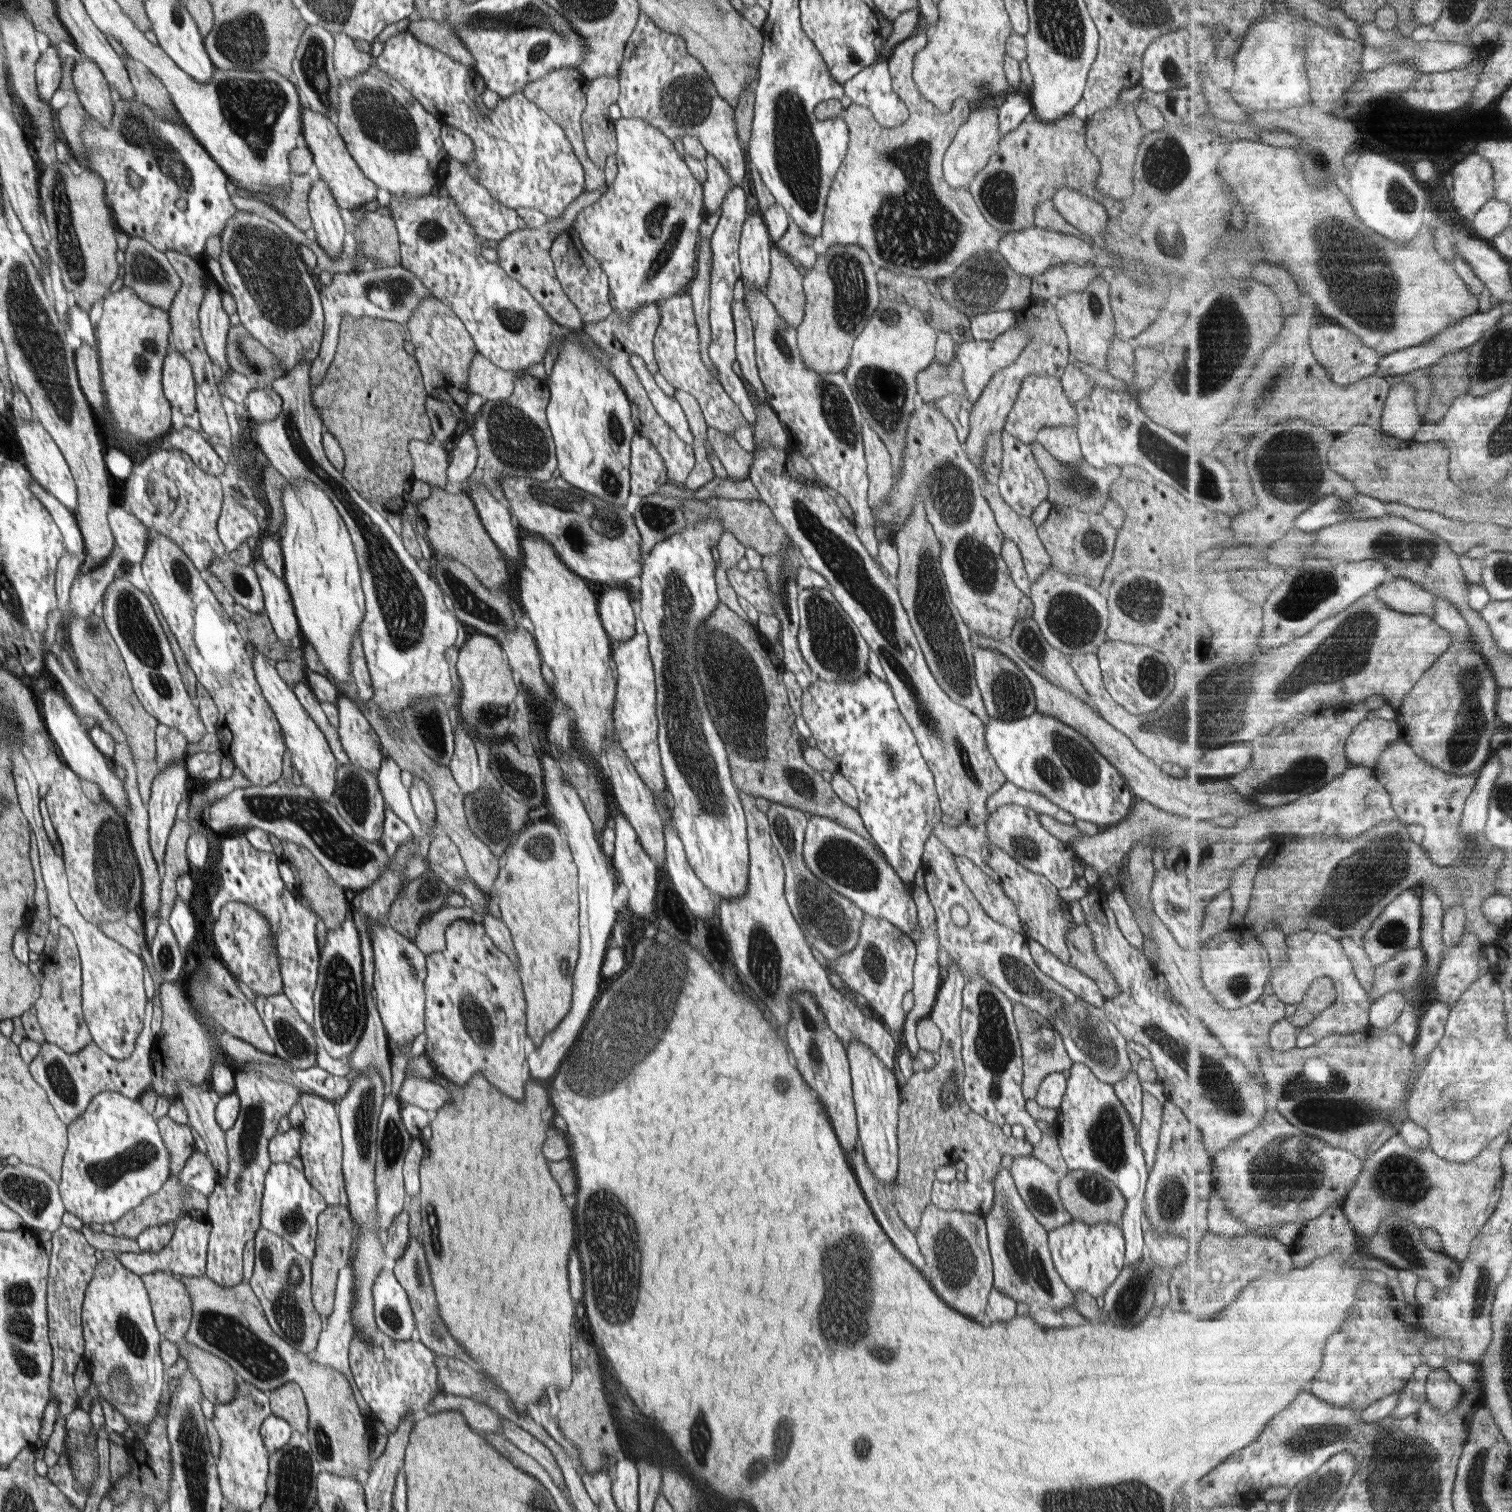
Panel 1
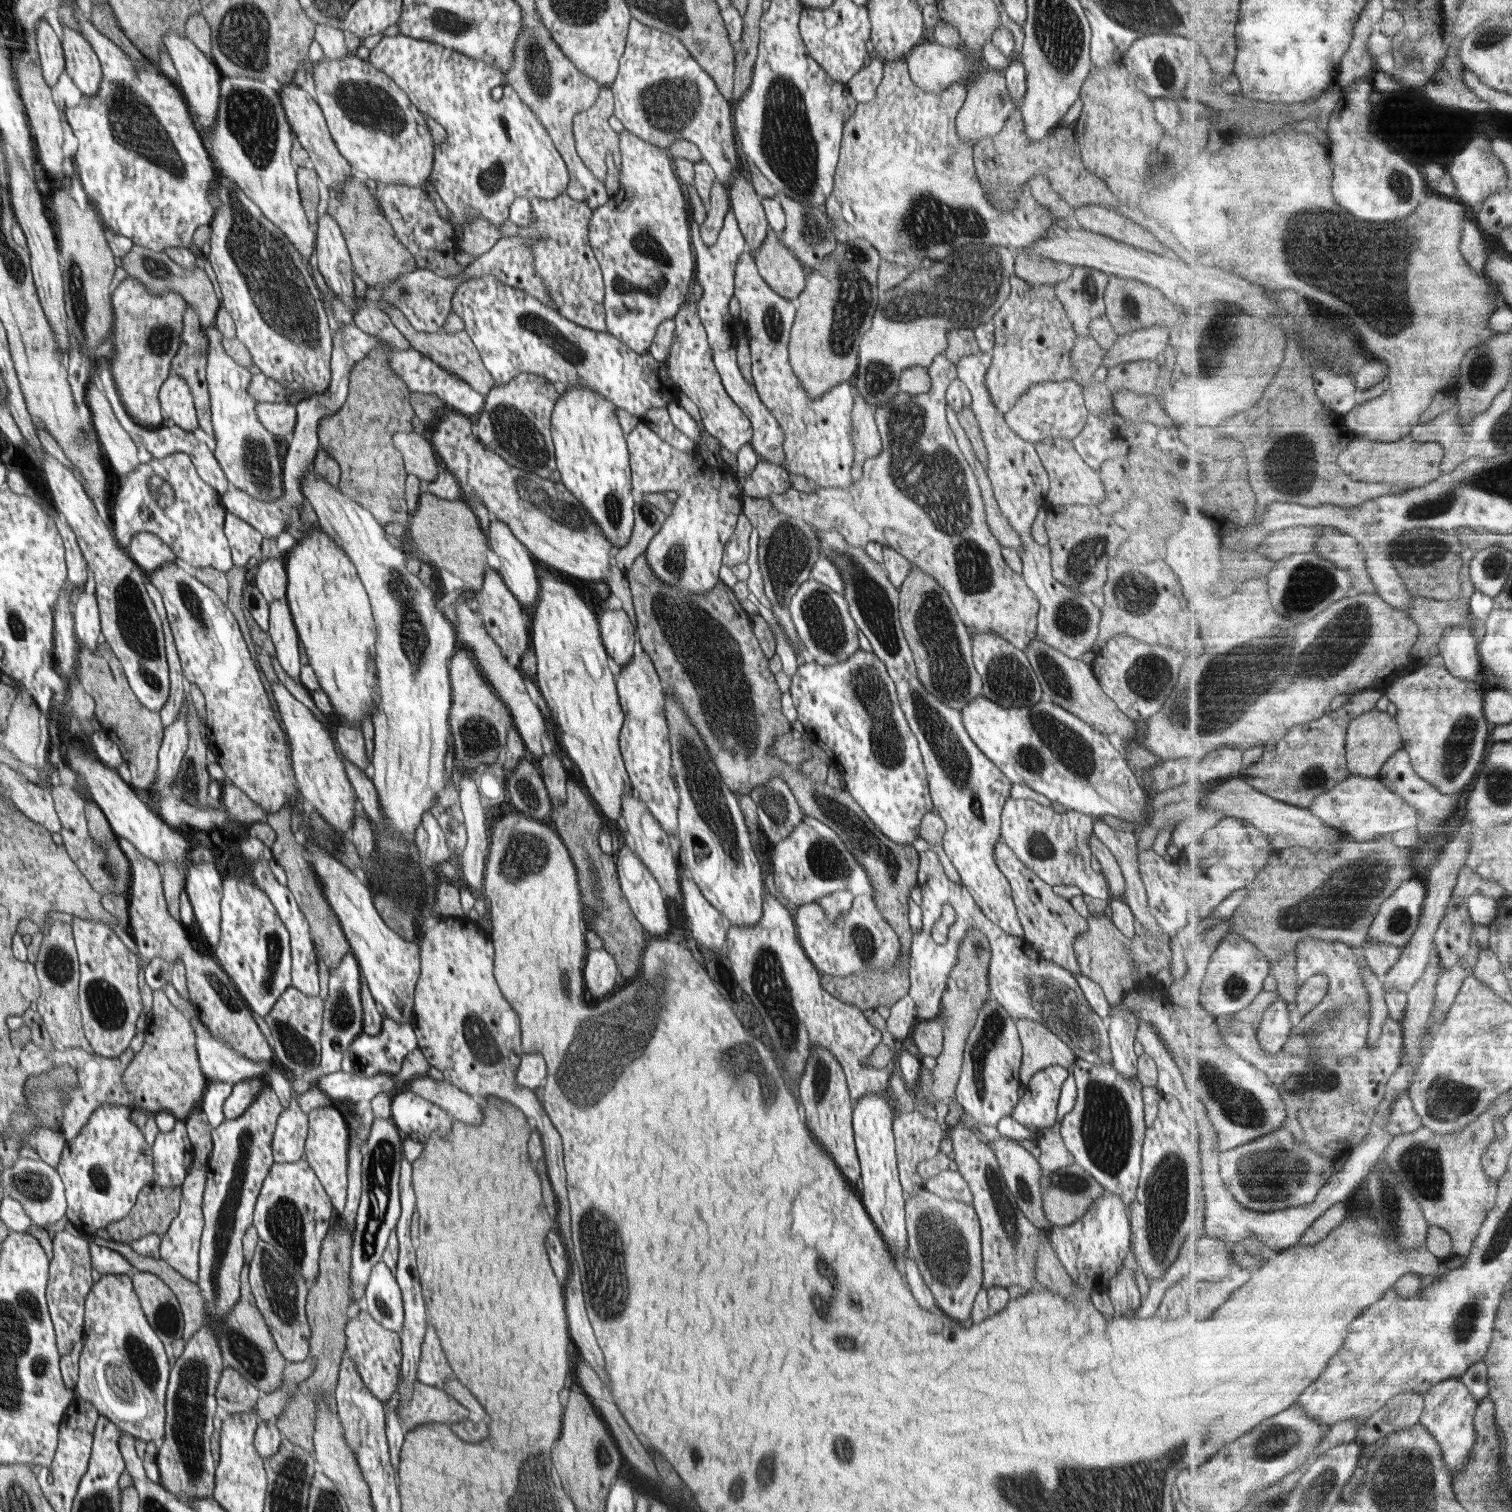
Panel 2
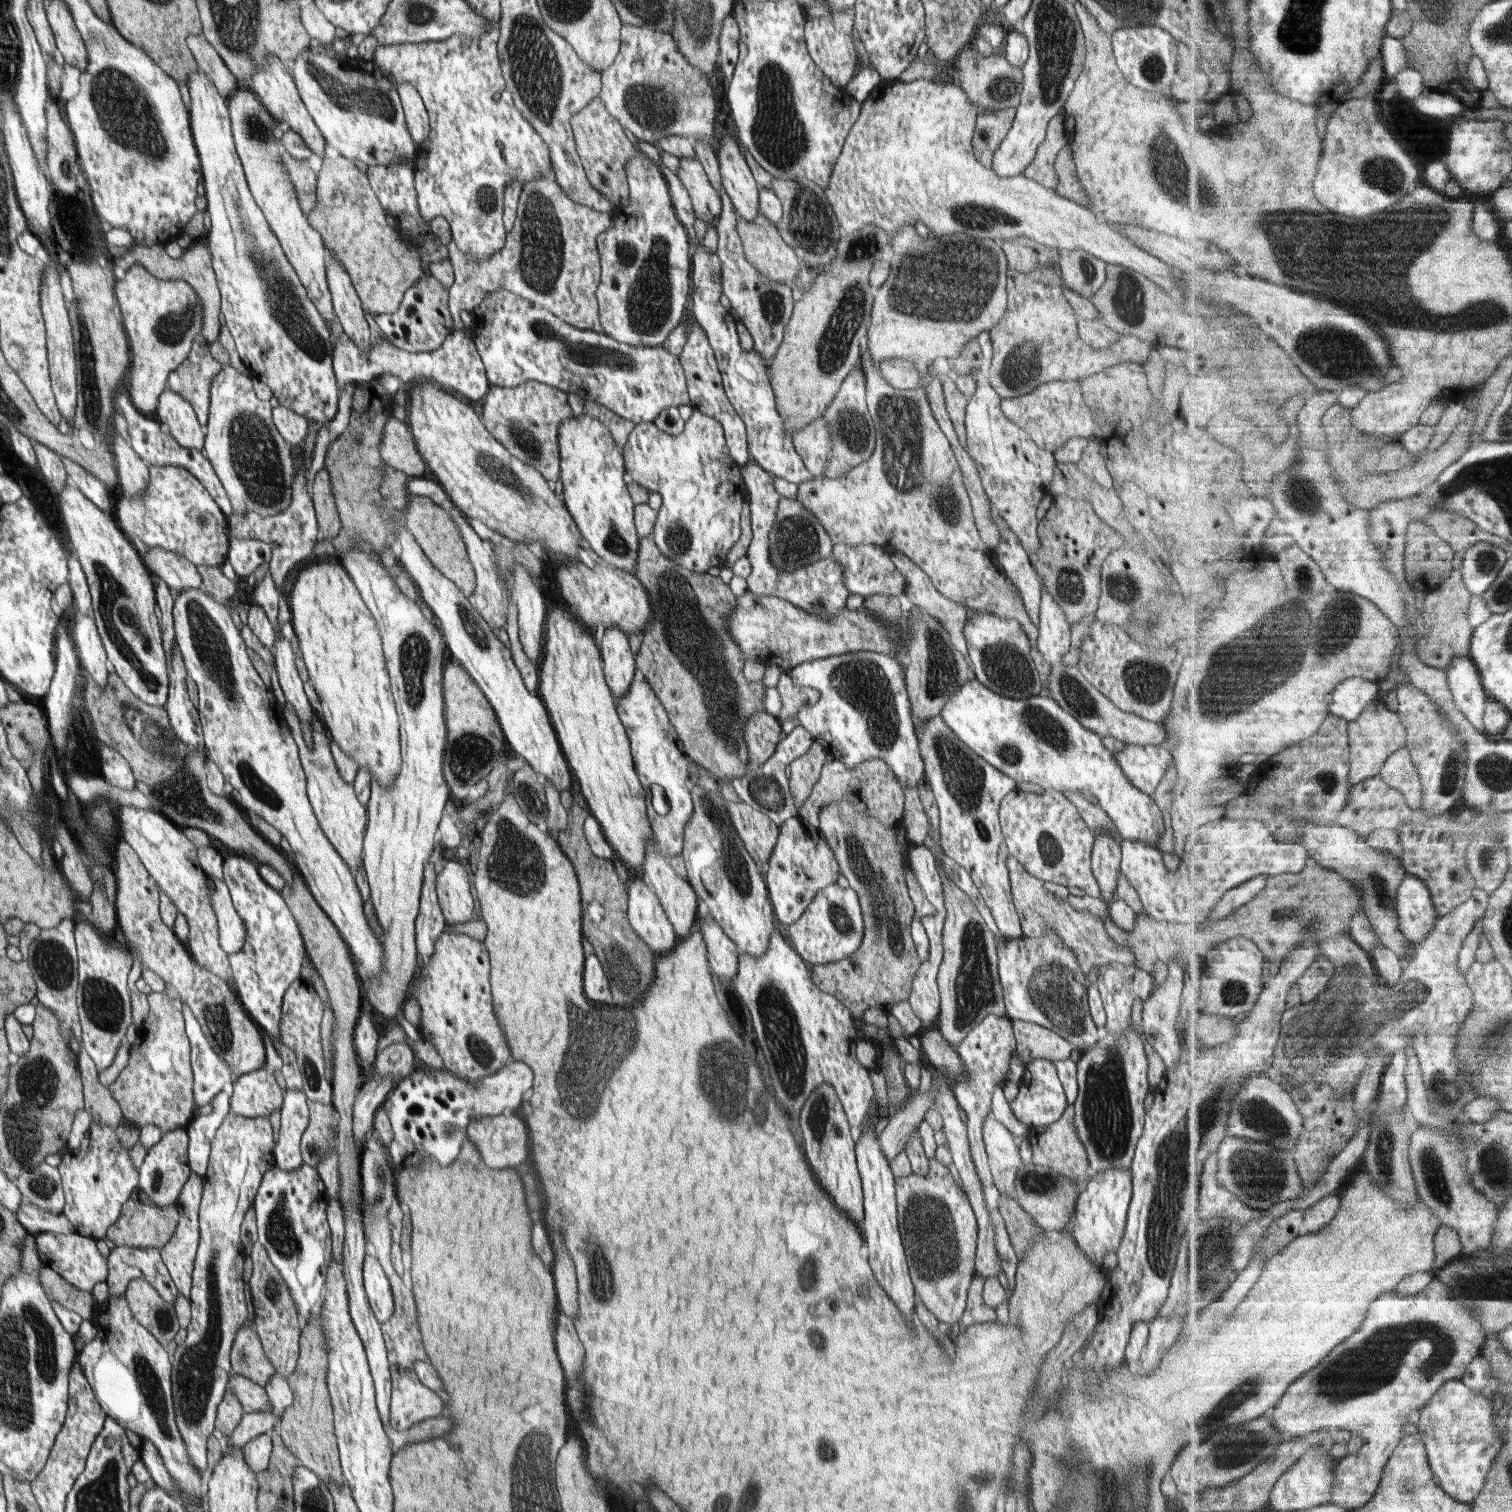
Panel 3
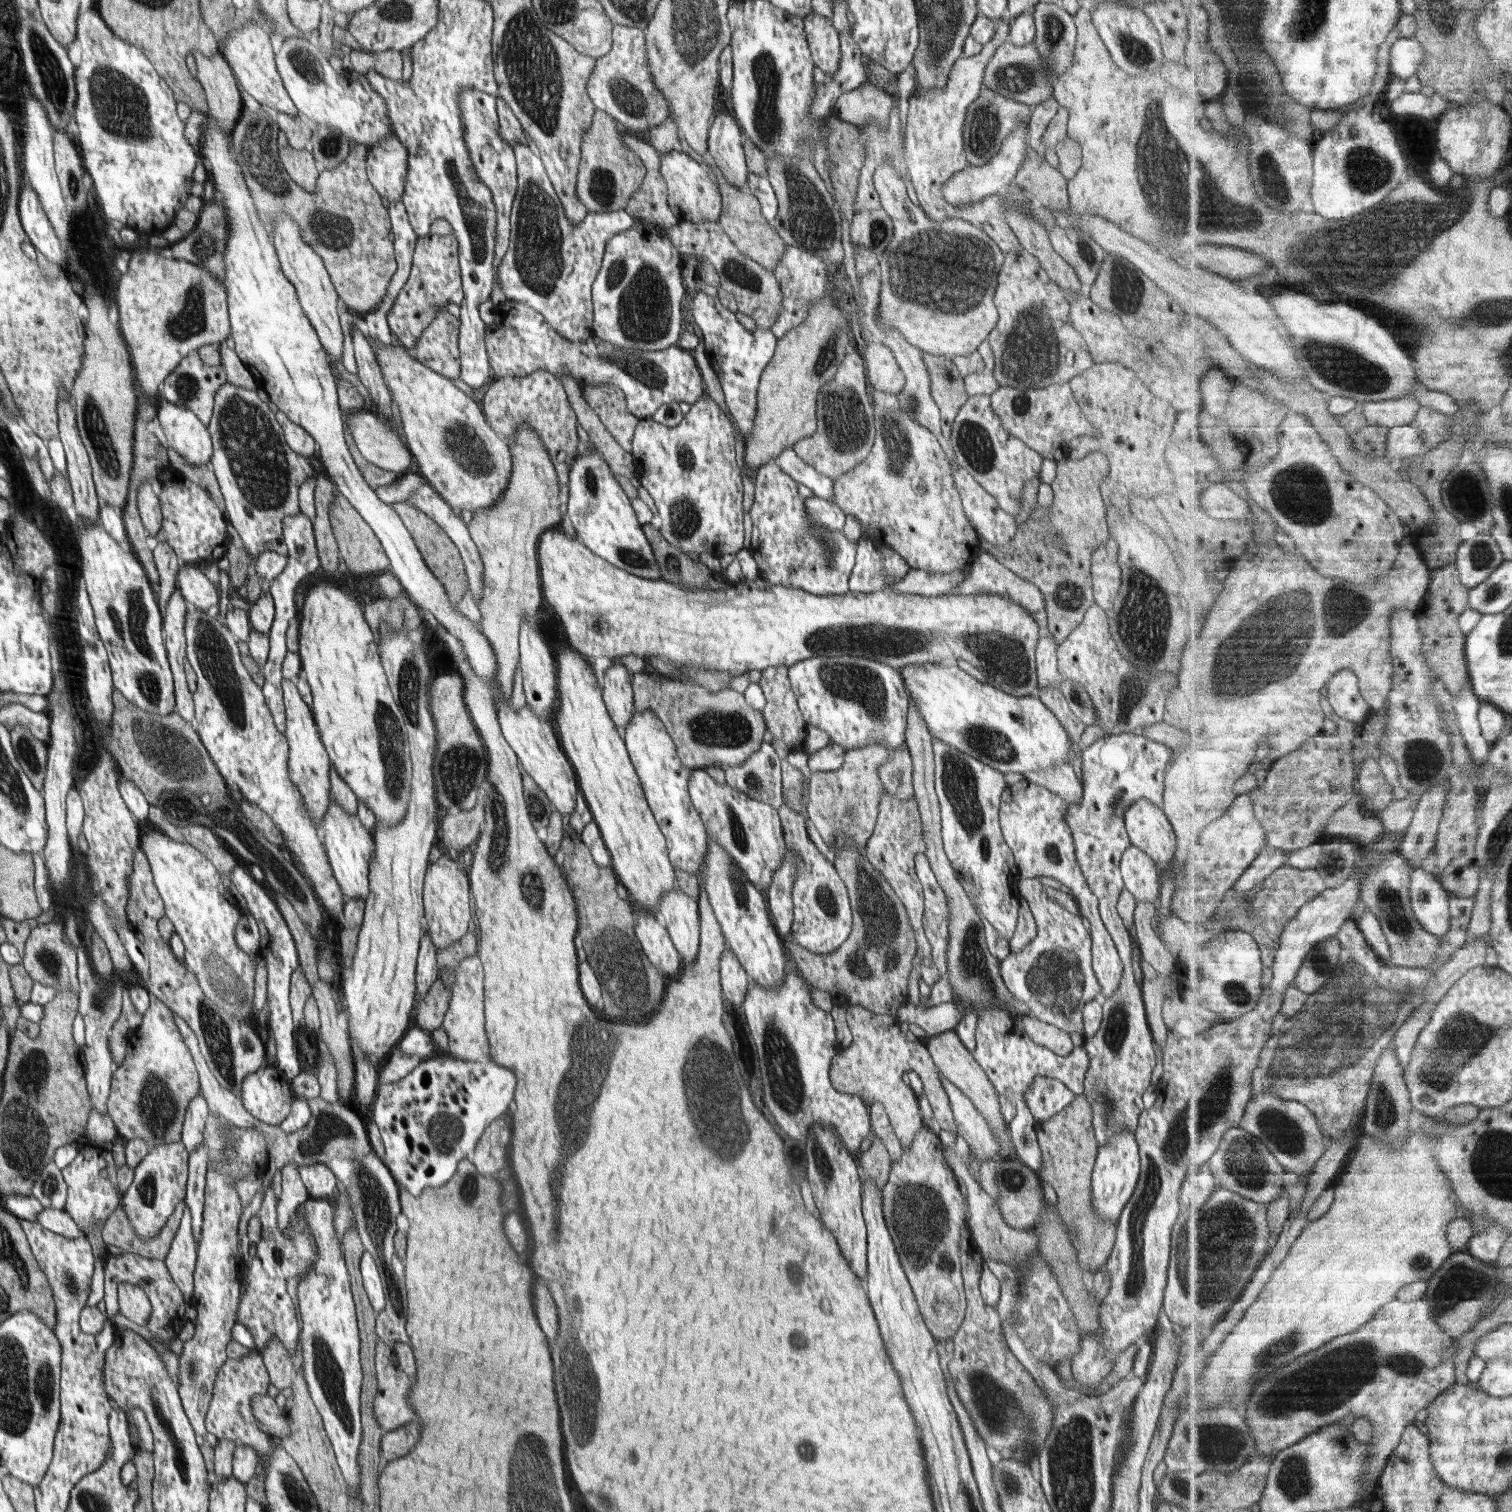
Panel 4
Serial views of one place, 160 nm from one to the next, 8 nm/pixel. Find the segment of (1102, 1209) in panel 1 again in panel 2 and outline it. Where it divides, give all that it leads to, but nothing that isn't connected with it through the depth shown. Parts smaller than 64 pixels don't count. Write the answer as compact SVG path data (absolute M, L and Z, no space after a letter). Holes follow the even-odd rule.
M1074 1163L1054 1172L1043 1169L1041 1191L1043 1194L1042 1206L1044 1206L1045 1215L1051 1222L1051 1226L1066 1228L1087 1213L1088 1207L1105 1193L1105 1188L1090 1173Z

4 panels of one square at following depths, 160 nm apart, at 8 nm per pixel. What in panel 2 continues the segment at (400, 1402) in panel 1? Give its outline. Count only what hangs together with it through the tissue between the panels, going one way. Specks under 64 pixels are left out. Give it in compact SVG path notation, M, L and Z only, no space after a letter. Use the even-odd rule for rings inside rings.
M365 1307L353 1312L347 1320L344 1334L346 1335L344 1355L349 1356L355 1362L359 1377L362 1378L374 1397L382 1403L388 1403L399 1382L402 1360L401 1334L378 1324Z

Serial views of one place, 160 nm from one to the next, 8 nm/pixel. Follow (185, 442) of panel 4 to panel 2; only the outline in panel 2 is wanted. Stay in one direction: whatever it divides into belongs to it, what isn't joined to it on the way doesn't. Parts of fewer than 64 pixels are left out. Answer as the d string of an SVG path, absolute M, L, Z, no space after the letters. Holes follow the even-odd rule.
M172 373L162 383L161 403L166 420L172 420L176 426L191 432L200 425L197 417L193 391L184 377Z

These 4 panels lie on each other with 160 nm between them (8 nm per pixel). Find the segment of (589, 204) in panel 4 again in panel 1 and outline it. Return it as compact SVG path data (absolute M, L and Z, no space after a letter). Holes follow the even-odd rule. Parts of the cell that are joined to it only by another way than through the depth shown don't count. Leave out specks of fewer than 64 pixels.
M606 75L595 78L588 84L586 92L586 108L582 113L582 130L585 147L592 162L601 169L604 169L606 158L617 152L617 136L615 133L615 123L610 119L609 108L617 102L620 93L619 75Z

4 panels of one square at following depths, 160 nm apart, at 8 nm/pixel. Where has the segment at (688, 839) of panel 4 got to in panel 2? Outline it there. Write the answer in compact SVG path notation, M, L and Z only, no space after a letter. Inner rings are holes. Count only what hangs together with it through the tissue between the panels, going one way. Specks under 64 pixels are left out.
M639 643L633 649L632 658L620 669L616 686L625 714L619 747L631 786L667 834L677 836L679 794L671 774L669 730L664 714L665 694L652 659Z

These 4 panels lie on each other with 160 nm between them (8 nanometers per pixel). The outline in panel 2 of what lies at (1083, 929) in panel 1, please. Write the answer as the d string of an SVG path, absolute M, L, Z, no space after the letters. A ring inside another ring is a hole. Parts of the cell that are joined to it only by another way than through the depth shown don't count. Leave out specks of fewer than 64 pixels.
M1094 918L1087 920L1088 930L1084 934L1078 934L1074 942L1074 953L1078 959L1081 973L1094 980L1104 992L1107 1002L1111 1005L1120 1003L1124 996L1129 994L1132 986L1136 984L1134 975L1134 954L1132 954L1132 939L1122 935L1110 918Z

